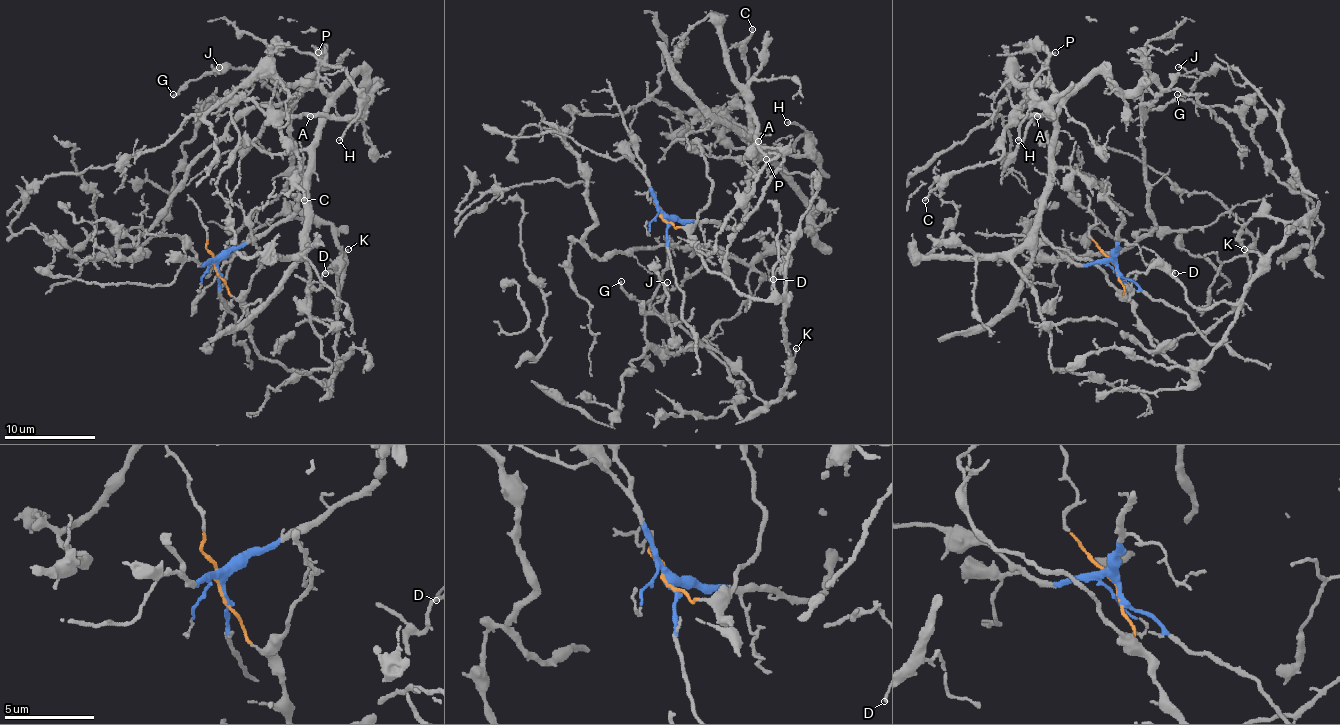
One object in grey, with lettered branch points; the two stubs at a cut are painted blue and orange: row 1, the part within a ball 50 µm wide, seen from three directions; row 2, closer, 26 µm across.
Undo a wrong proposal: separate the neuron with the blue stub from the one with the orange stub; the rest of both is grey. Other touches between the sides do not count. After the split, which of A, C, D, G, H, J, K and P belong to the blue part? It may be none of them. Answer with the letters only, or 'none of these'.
A, C, H, P

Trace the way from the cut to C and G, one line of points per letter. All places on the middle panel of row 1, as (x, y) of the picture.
C: (663, 220), (736, 227), (759, 158), (775, 165), (722, 108), (718, 115), (747, 101), (745, 40), (752, 28)
G: (663, 220), (681, 227), (702, 261), (740, 293), (784, 300), (784, 391), (743, 421), (727, 368), (622, 282)

